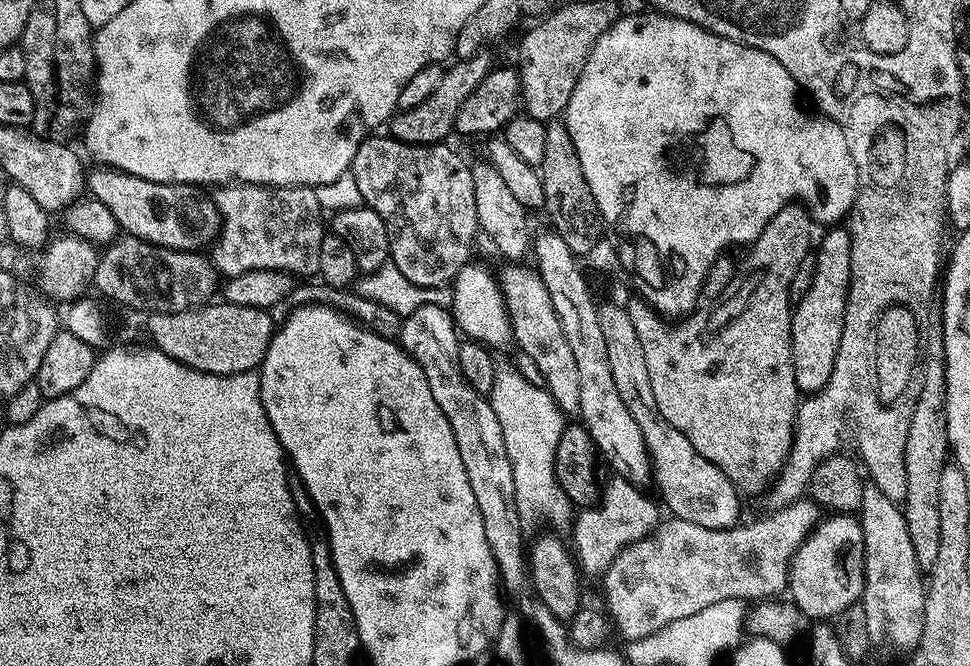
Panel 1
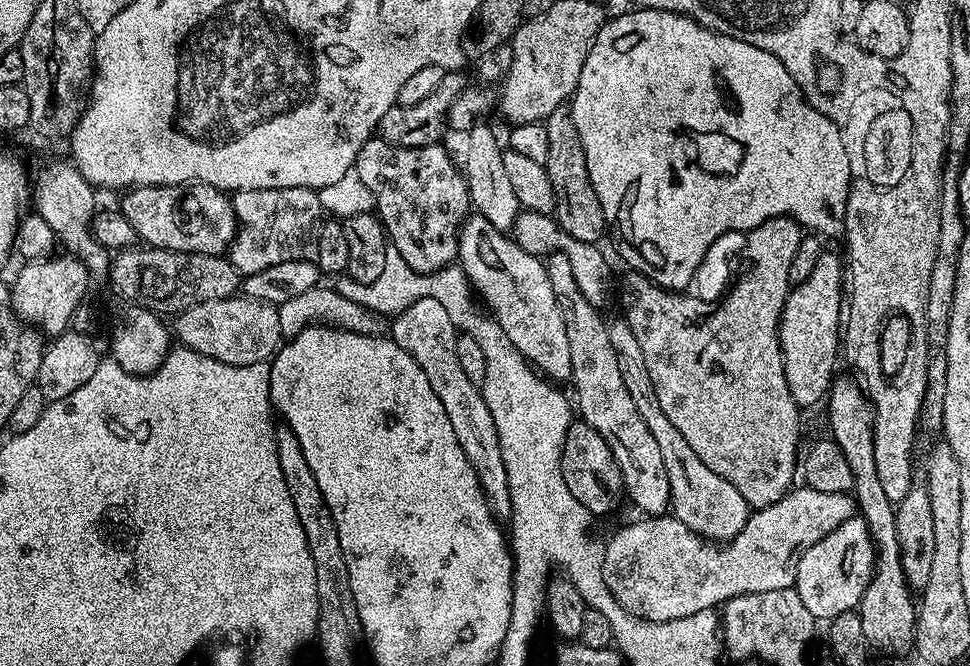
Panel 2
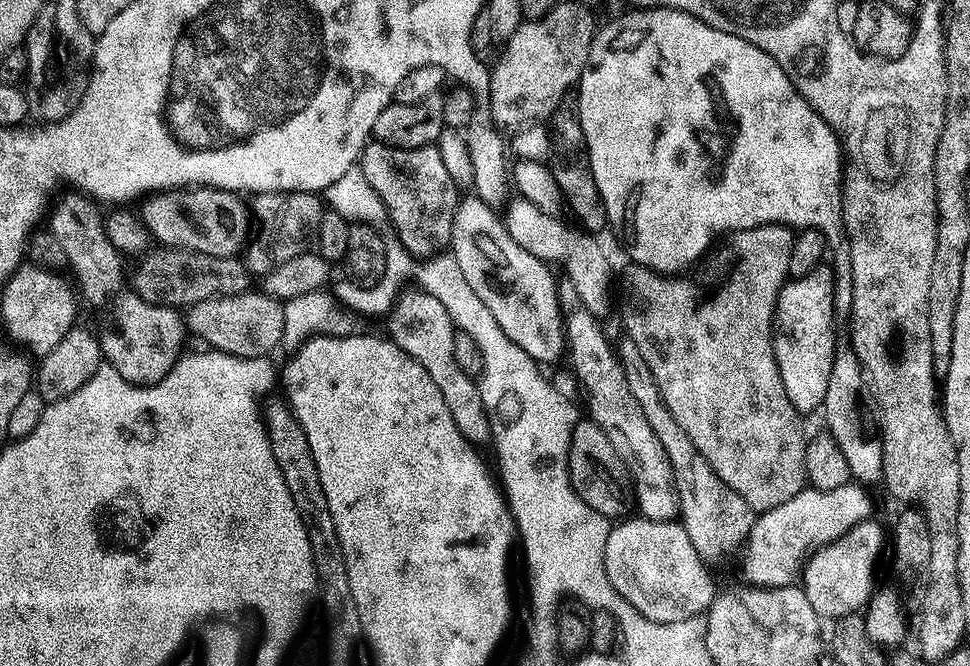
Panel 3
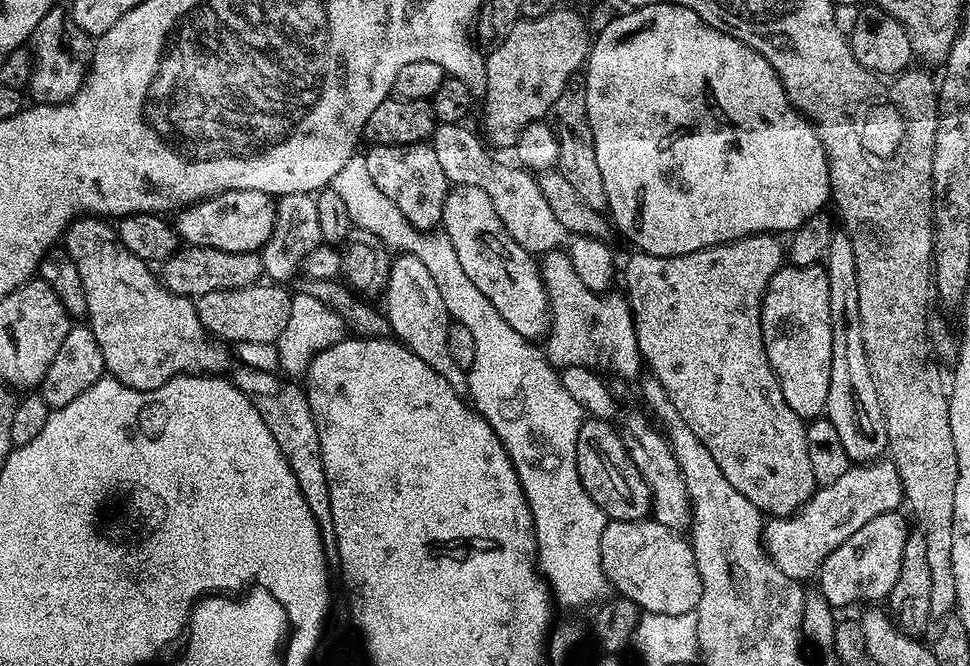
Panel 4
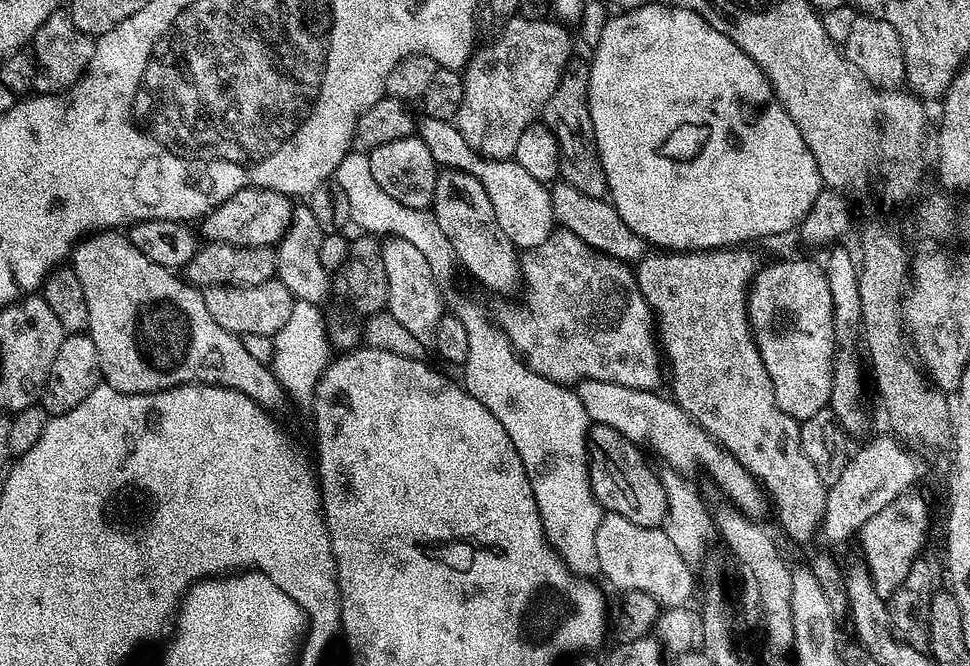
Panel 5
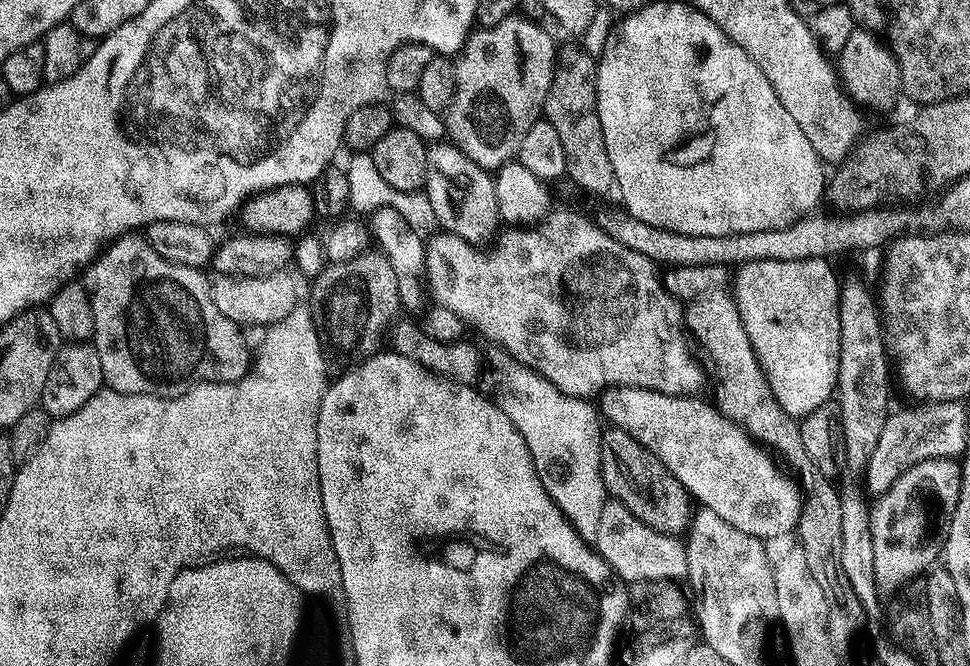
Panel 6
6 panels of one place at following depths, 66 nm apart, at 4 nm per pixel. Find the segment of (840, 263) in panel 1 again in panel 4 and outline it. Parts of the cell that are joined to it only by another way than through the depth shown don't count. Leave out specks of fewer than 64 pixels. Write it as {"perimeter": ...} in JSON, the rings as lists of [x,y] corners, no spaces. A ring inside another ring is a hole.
{"perimeter":[[[815,264],[814,266],[806,266],[805,268],[794,268],[791,266],[782,266],[779,268],[772,275],[770,282],[766,286],[766,294],[764,295],[762,310],[760,311],[760,321],[762,322],[762,338],[766,346],[766,358],[774,370],[774,374],[780,380],[782,398],[786,398],[790,410],[794,410],[794,414],[798,414],[801,418],[819,417],[826,409],[826,398],[830,394],[830,346],[832,345],[832,335],[830,334],[830,282],[828,281],[827,267]]]}

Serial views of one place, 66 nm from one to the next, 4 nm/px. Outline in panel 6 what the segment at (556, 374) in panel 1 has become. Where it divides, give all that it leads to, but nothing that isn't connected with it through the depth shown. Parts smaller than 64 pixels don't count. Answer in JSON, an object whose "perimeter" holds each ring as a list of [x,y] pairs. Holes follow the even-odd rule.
{"perimeter":[[[435,143],[428,149],[428,169],[423,191],[428,197],[430,206],[434,206],[434,220],[441,224],[443,231],[450,236],[457,236],[465,240],[468,245],[481,246],[492,235],[497,235],[496,227],[501,227],[502,221],[499,214],[498,200],[495,197],[495,182],[489,169],[478,166],[466,154],[462,154],[455,145]]]}

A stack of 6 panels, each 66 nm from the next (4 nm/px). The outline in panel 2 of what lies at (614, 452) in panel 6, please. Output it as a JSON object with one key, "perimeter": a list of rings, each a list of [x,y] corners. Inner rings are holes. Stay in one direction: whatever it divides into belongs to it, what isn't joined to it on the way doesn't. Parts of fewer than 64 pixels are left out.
{"perimeter":[[[579,418],[573,419],[566,430],[566,442],[562,442],[562,478],[566,478],[570,494],[574,494],[574,498],[578,498],[578,502],[582,502],[593,517],[600,518],[614,511],[620,496],[622,500],[618,462],[614,462],[612,451],[606,446],[602,434]]]}

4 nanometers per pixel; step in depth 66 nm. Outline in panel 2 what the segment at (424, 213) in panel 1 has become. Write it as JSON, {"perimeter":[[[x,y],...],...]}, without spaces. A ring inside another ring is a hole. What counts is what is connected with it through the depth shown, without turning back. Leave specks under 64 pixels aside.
{"perimeter":[[[379,138],[367,140],[358,150],[354,170],[362,182],[366,182],[366,190],[370,190],[375,213],[379,216],[384,231],[388,233],[391,247],[402,254],[402,258],[412,267],[414,272],[427,274],[437,272],[439,268],[447,268],[458,256],[460,226],[470,212],[468,198],[468,181],[464,173],[452,161],[443,143],[422,146],[421,148],[403,148],[390,146]]]}

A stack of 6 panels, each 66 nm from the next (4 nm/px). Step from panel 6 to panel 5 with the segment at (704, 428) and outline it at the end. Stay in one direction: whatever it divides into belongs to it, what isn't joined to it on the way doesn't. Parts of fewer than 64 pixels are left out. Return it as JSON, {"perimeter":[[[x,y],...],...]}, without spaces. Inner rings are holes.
{"perimeter":[[[597,379],[581,380],[576,386],[576,393],[591,423],[610,426],[627,440],[641,446],[648,444],[658,452],[663,463],[684,475],[704,469],[729,496],[733,507],[752,519],[761,519],[766,510],[769,511],[767,493],[757,480],[674,400],[666,396],[662,398],[661,393],[655,391],[639,391],[637,388]]]}

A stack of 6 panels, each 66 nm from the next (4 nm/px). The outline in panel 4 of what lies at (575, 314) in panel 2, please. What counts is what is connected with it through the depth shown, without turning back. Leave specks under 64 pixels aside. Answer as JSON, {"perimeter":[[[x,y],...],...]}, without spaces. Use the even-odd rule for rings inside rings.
{"perimeter":[[[643,411],[641,412],[625,414],[622,435],[624,444],[628,447],[629,458],[638,466],[642,478],[646,478],[646,482],[650,486],[650,494],[652,495],[651,515],[659,524],[664,524],[670,529],[687,529],[692,523],[692,503],[688,497],[686,478],[682,478],[678,458],[674,458],[672,447],[669,446],[665,433],[660,430],[655,432],[652,429],[653,421]]]}

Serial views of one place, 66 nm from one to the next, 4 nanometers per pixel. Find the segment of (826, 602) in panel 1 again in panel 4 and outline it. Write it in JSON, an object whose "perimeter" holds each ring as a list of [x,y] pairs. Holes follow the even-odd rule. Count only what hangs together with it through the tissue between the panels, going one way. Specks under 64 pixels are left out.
{"perimeter":[[[897,510],[878,514],[878,518],[870,518],[870,522],[866,522],[858,534],[850,534],[850,538],[846,538],[838,550],[825,558],[820,566],[818,581],[821,588],[819,591],[829,604],[840,609],[855,600],[887,601],[888,595],[894,590],[894,582],[898,582],[904,551],[908,549],[910,527],[902,513]]]}

